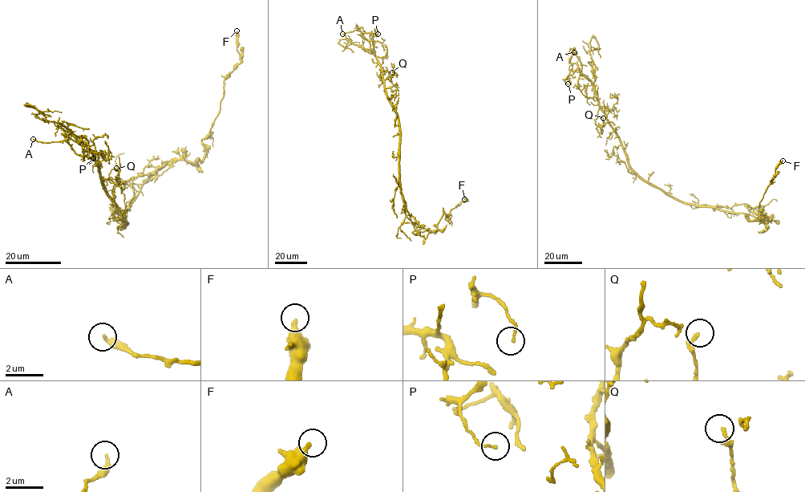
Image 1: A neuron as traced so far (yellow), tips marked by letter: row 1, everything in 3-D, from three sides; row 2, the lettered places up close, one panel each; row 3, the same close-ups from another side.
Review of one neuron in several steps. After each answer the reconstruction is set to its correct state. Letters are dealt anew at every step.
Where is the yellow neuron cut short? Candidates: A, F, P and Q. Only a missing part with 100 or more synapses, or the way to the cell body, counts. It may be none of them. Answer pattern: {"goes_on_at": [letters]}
{"goes_on_at": []}

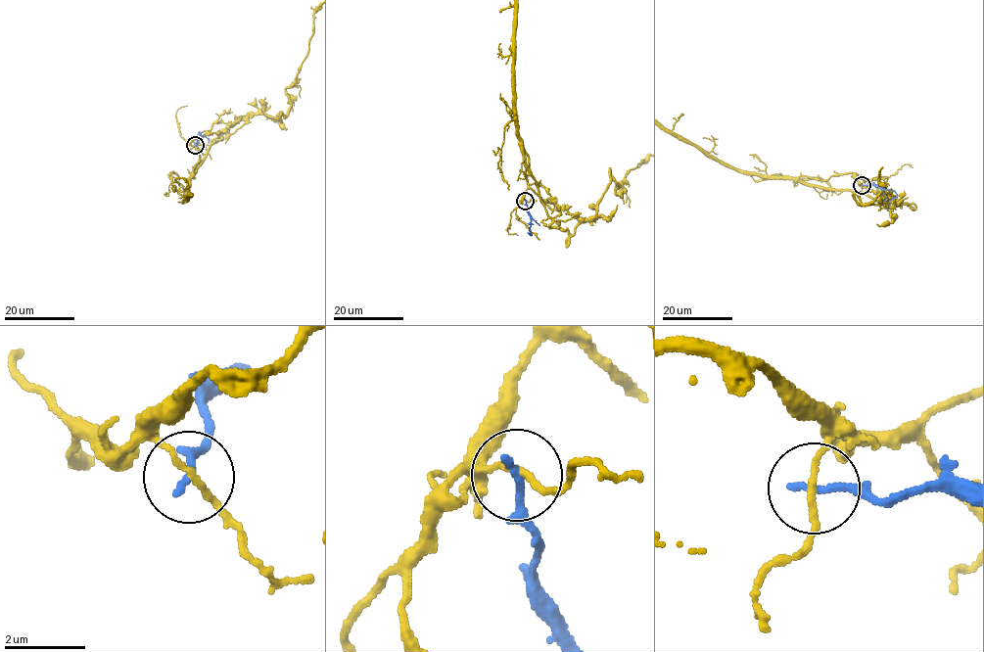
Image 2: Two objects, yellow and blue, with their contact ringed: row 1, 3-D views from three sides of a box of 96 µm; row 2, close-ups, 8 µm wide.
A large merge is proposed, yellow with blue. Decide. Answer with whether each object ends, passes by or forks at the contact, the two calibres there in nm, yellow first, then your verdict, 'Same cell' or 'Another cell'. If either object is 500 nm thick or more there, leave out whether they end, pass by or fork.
At the ring yellow passes by. At the ring blue ends. Thickness 140 nm (yellow) against 200 nm. Another cell

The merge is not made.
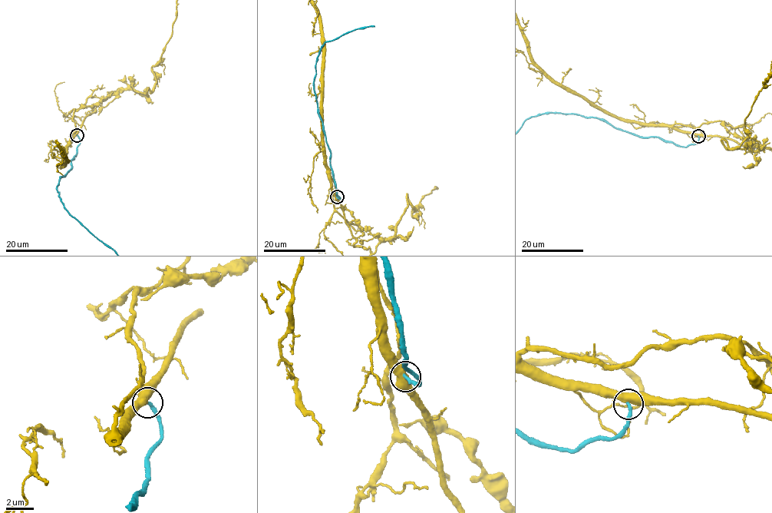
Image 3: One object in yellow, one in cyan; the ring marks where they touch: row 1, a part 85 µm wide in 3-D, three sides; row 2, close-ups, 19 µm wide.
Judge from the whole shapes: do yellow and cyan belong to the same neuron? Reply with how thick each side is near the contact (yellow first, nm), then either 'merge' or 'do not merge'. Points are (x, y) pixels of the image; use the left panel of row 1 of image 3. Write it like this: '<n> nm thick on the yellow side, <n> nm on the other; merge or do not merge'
600 nm thick on the yellow side, 280 nm on the other; merge

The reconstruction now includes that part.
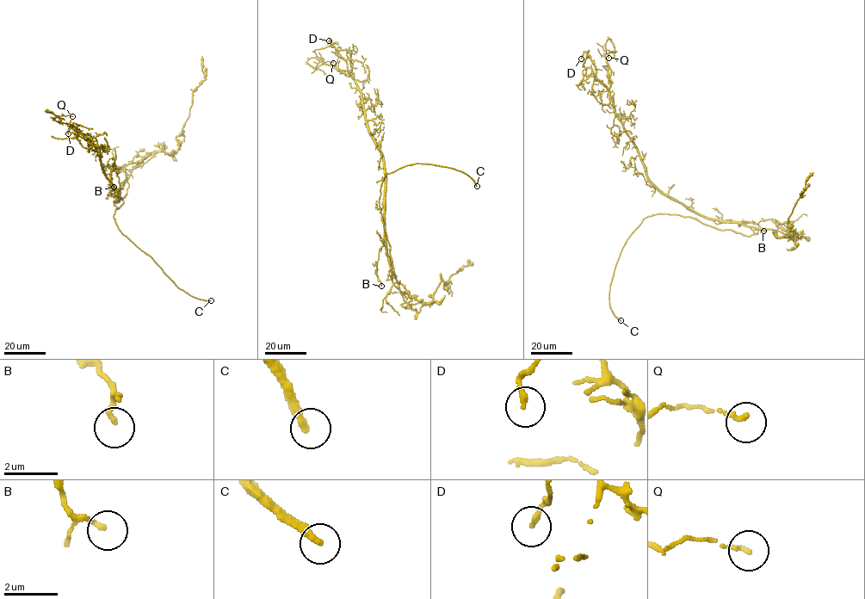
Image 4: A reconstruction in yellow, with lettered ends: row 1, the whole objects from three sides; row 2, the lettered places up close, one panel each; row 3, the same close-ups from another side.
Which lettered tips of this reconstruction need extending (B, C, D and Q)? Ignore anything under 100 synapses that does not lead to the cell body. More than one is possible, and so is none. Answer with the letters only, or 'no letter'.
C

